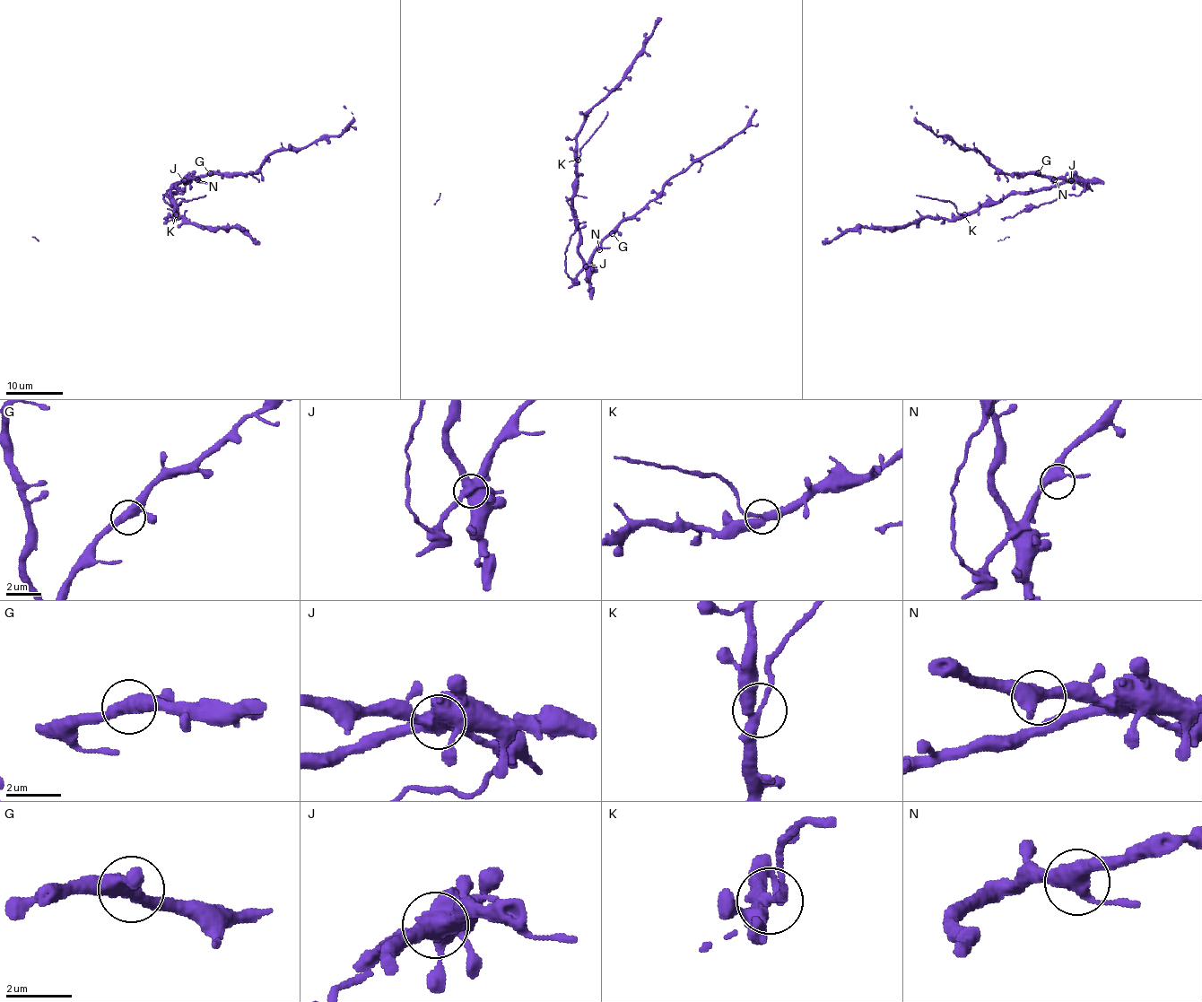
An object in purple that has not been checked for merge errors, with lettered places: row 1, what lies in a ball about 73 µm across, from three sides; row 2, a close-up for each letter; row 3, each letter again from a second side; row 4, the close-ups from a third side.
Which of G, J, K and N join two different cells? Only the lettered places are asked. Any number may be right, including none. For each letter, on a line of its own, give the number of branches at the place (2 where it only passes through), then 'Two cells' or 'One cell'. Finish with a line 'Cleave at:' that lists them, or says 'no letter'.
G: Branches: 3. One cell
J: Branches: 4. Two cells
K: Branches: 3. Two cells
N: Branches: 3. One cell
Cleave at: J, K

